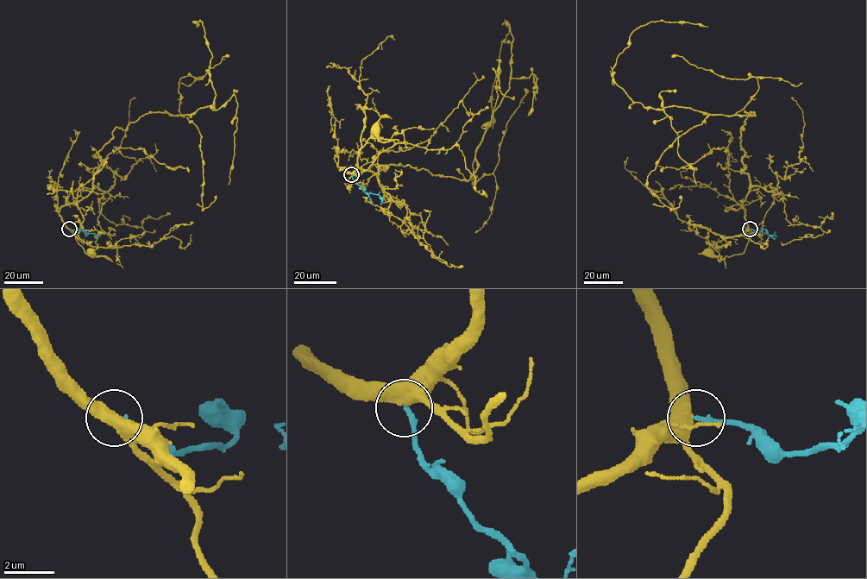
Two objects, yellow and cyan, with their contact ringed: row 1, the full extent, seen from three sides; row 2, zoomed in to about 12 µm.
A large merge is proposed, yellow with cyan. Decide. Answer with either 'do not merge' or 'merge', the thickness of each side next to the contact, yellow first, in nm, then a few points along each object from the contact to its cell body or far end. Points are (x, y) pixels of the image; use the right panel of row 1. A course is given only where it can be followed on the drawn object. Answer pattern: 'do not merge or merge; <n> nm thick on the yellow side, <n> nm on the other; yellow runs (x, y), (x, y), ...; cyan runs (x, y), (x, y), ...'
merge; 500 nm thick on the yellow side, 200 nm on the other; yellow runs (749, 229), (751, 236), (743, 254), (726, 255), (719, 261), (719, 255), (710, 252); cyan runs (749, 229), (757, 231), (765, 229), (766, 233), (776, 236)

